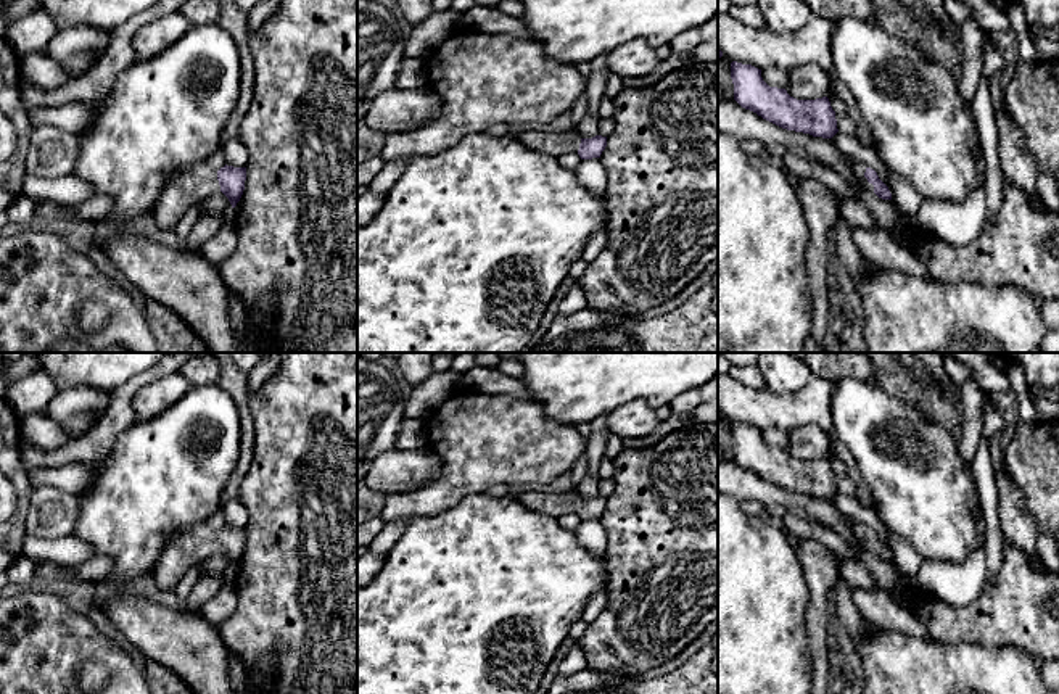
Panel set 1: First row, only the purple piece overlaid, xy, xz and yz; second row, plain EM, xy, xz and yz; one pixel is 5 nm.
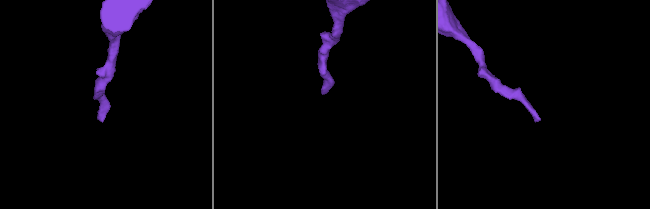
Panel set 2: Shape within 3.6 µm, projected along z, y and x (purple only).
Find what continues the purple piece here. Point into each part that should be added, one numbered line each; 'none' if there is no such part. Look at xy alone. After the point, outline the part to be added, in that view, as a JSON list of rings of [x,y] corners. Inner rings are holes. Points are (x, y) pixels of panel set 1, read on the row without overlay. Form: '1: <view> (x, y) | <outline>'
1: xy (184, 549) | [[[206,522],[172,535],[153,572],[158,588],[174,589],[196,562],[217,552],[220,552],[217,531],[211,530]]]

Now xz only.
1: xz (556, 504) | [[[528,491],[518,494],[517,499],[526,509],[560,518],[562,515],[567,514],[578,514],[583,498],[576,491],[570,491],[570,493]]]

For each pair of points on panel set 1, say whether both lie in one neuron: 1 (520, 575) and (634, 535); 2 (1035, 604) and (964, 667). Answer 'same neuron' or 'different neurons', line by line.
1: different neurons
2: different neurons

